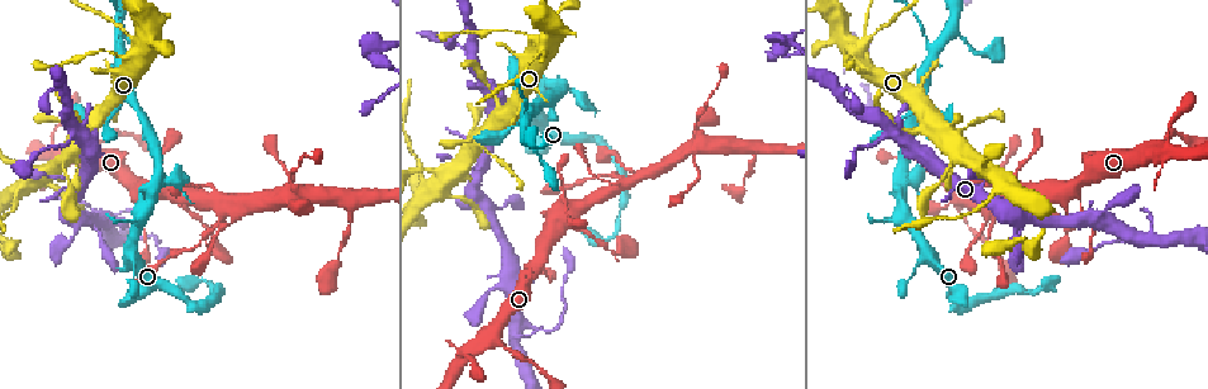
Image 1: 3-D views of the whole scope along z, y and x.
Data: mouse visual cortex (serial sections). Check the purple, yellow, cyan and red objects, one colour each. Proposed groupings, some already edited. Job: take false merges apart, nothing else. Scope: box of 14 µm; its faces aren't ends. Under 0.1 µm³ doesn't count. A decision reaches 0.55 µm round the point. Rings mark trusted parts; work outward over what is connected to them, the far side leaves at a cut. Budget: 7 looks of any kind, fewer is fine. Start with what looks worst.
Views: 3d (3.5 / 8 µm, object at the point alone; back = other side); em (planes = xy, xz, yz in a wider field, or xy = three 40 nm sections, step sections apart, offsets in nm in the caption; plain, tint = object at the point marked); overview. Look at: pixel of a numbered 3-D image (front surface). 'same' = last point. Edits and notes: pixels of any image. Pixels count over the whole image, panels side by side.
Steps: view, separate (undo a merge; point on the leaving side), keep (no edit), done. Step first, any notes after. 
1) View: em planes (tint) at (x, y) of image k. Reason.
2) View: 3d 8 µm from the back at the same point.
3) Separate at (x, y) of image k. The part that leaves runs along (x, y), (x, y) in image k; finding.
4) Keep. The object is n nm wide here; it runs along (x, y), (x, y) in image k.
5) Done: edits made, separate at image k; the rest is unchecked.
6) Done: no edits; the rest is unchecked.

View: 3d 8 µm at (753, 159) of image 1. A narrow waist.

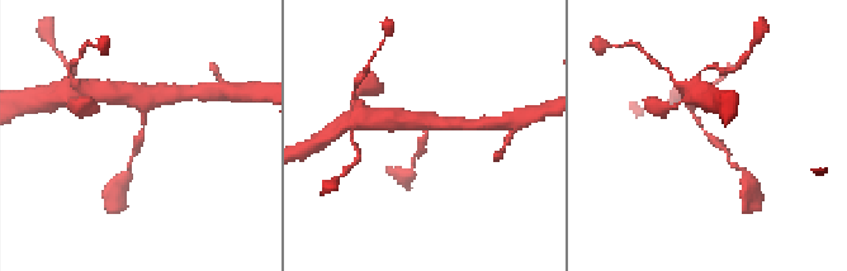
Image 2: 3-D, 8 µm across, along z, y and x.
View: em xy step 1 (tint) at (423, 132) of image 2. The arms are 200, 200 nm wide.

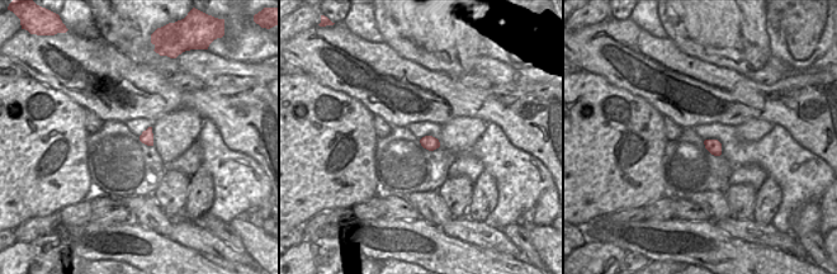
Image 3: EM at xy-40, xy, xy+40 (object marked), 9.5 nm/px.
Keep. It runs along (694, 100), (699, 126), (728, 157) in image 2; one cell here.

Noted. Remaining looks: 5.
View: 3d 3.5 µm at (148, 234) of image 1. Sharp bend.

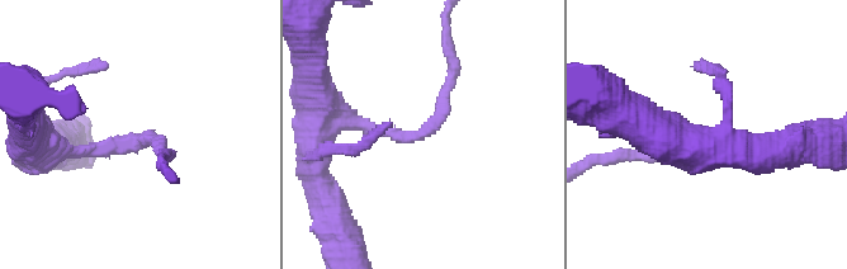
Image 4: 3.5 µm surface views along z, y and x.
View: em xy step 5 (tint) at (429, 128) of image 4. Now the EM.

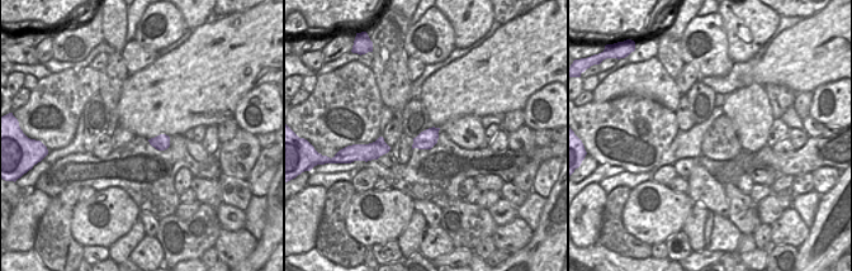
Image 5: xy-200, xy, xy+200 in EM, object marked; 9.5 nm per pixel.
View: em xy step 3 (tint) at the same point. Cut it another way.

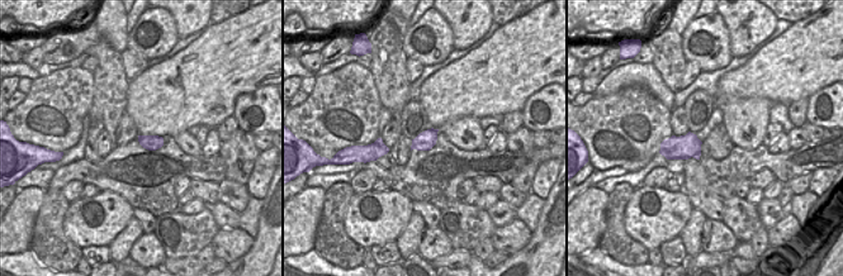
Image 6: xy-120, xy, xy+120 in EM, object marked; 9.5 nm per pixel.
Keep. The arms are 150, 150 nm wide; continuous, no second cell.

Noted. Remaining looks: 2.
View: 3d 3.5 µm at (118, 52) of image 1. Three arms meet.

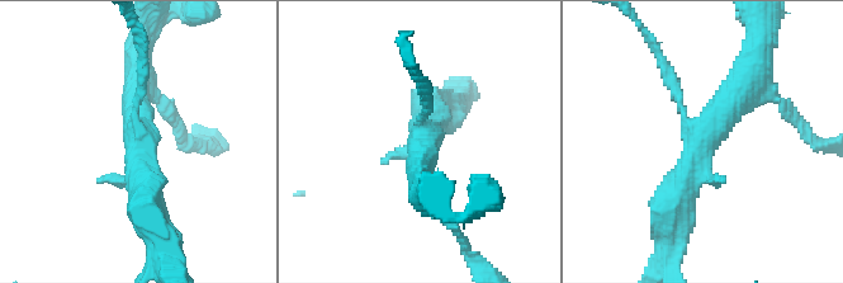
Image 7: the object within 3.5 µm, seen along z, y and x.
View: em xy step 2 (tint) at (141, 137) of image 7.

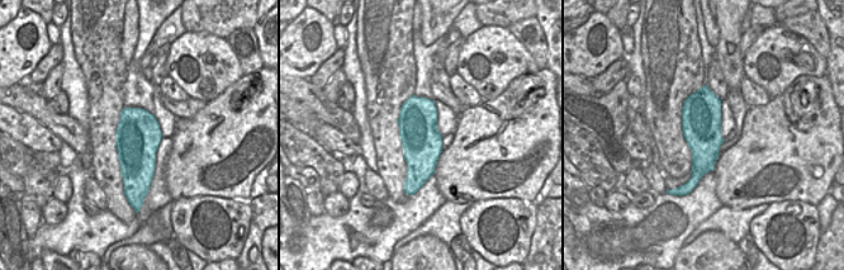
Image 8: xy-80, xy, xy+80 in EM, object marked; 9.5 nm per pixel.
Keep. It runs along (668, 216), (701, 138), (753, 69) in image 7; all the same cell.

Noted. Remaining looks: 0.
Done: no edits; the rest is unchecked.

